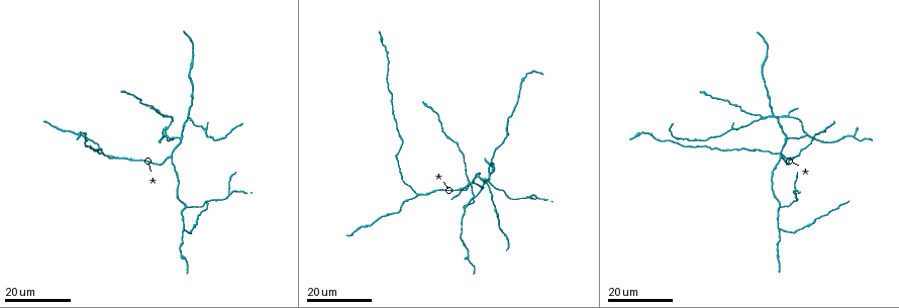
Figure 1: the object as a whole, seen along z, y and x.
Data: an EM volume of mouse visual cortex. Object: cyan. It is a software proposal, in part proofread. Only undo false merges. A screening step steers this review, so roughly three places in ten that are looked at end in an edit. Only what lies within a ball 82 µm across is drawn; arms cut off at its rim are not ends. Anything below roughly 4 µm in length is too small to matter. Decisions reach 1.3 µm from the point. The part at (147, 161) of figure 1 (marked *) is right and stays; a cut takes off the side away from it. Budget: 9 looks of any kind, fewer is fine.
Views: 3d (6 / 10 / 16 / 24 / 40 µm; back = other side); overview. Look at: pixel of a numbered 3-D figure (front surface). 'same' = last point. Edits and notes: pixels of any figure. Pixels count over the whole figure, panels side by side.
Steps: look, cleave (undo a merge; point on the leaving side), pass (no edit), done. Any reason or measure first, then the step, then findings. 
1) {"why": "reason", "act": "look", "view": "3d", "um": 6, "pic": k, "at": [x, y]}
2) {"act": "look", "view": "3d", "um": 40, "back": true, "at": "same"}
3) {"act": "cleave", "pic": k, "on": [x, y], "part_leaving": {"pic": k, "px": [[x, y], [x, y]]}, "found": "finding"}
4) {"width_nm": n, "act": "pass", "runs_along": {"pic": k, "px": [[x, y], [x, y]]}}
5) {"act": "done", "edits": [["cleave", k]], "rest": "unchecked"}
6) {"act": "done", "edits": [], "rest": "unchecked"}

{"why": "two arms in line, one across", "act": "look", "view": "3d", "um": 16, "pic": 1, "at": [171, 156]}

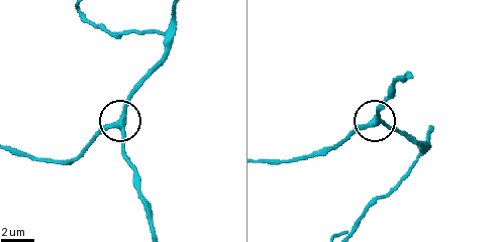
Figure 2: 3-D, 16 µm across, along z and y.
{"why": "closer look", "act": "look", "view": "3d", "um": 6, "pic": 2, "at": [377, 119]}

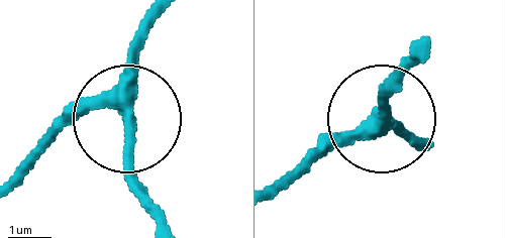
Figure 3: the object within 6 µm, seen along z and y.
{"arms": 3, "act": "pass", "runs_along": {"pic": 3, "px": [[19, 175], [74, 121], [106, 110], [124, 121], [145, 205]]}, "found": "all the same cell"}

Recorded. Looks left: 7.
{"why": "three-way junction", "act": "look", "view": "3d", "um": 16, "pic": 1, "at": [781, 115]}

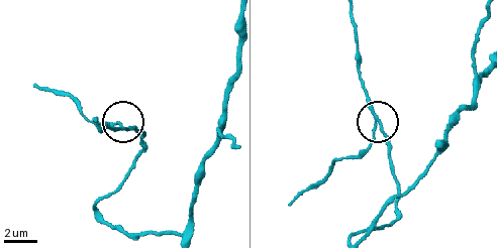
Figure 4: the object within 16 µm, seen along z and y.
{"act": "look", "view": "3d", "um": 10, "pic": 4, "at": [119, 121]}

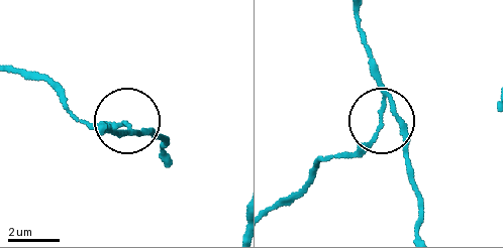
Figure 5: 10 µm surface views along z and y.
{"arms": 3, "act": "cleave", "pic": 5, "on": [122, 124], "part_leaving": {"pic": 5, "px": [[127, 129], [127, 123], [82, 121], [49, 84], [17, 73]]}, "found": "a second cell is stuck on"}

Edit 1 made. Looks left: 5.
{"why": "small branch off a trunk", "act": "look", "view": "3d", "um": 24, "pic": 1, "at": [778, 229]}

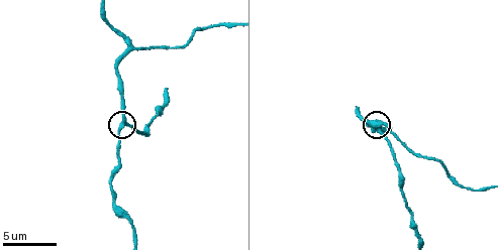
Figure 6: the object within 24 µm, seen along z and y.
{"act": "look", "view": "3d", "um": 10, "pic": 6, "at": [124, 125]}

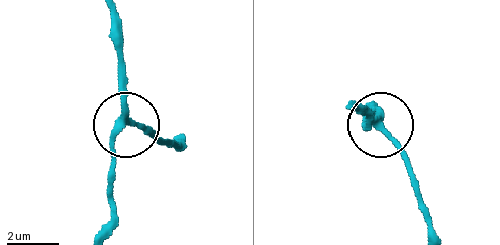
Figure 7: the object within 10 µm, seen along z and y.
{"arms": 3, "act": "pass", "runs_along": {"pic": 7, "px": [[113, 18], [122, 129], [113, 148], [113, 192]]}, "found": "one cell here"}

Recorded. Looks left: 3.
{"act": "look", "view": "3d", "um": 24, "pic": 1, "at": [114, 158]}

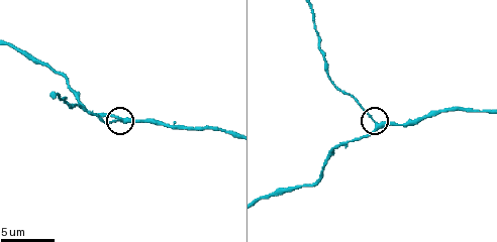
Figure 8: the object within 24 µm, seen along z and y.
{"act": "look", "view": "3d", "um": 6, "pic": 8, "at": [377, 128]}

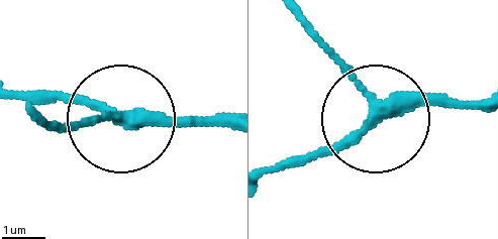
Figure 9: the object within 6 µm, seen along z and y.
{"act": "pass", "runs_along": {"pic": 9, "px": [[231, 127], [144, 127], [28, 98]]}, "found": "continuous, no second cell"}

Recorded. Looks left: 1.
{"why": "a fork", "act": "look", "view": "3d", "um": 6, "pic": 6, "at": [128, 50]}

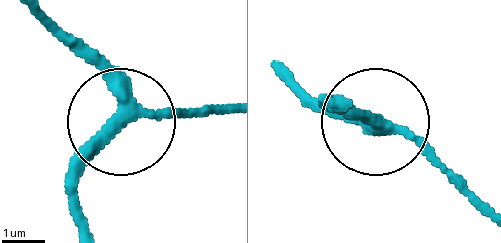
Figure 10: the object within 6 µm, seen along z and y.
{"arms": 3, "act": "pass", "runs_along": {"pic": 10, "px": [[40, 15], [95, 70], [120, 120], [221, 113]]}, "found": "continuous, no second cell"}

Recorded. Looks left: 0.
{"act": "done", "edits": [["cleave", 5]], "rest": "unchecked"}

